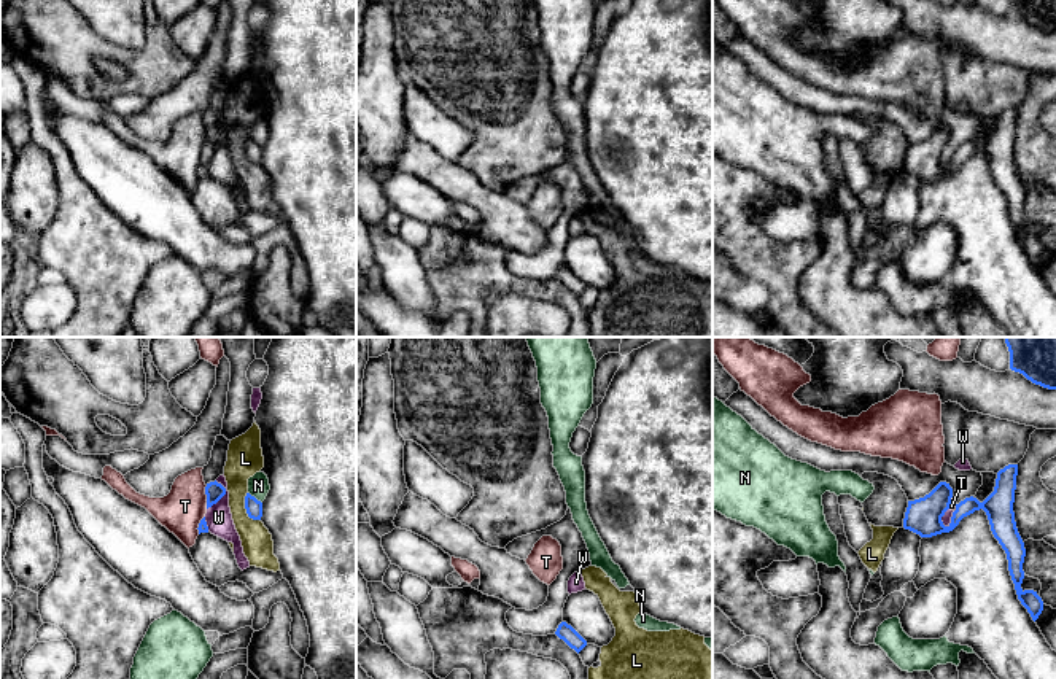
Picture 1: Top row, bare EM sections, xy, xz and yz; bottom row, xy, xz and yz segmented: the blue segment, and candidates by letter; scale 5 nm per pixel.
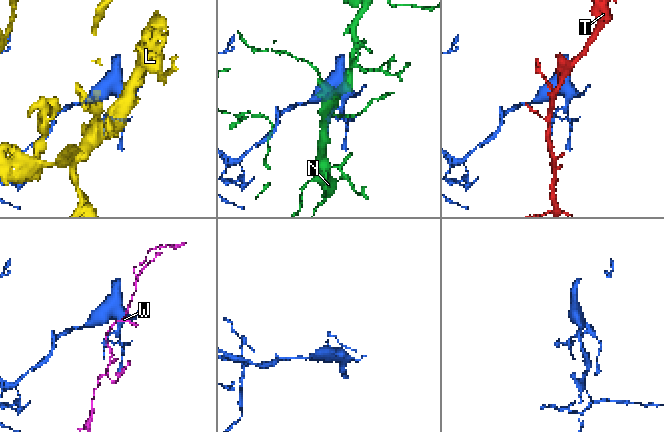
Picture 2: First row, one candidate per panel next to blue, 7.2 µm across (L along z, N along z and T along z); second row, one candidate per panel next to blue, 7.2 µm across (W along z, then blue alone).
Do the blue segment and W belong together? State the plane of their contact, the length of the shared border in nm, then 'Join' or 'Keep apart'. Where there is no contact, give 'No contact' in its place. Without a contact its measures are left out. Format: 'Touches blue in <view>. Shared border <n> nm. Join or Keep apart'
Touches blue in xy. Shared border 160 nm. Keep apart

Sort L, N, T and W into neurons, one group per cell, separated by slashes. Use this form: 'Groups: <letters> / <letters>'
Groups: L / N / T / W

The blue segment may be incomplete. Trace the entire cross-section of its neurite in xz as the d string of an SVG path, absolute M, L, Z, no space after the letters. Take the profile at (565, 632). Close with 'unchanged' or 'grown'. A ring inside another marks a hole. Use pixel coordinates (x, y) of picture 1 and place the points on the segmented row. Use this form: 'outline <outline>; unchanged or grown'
outline M561 622L555 634L563 639L577 654L587 646L587 641L566 622Z; unchanged

